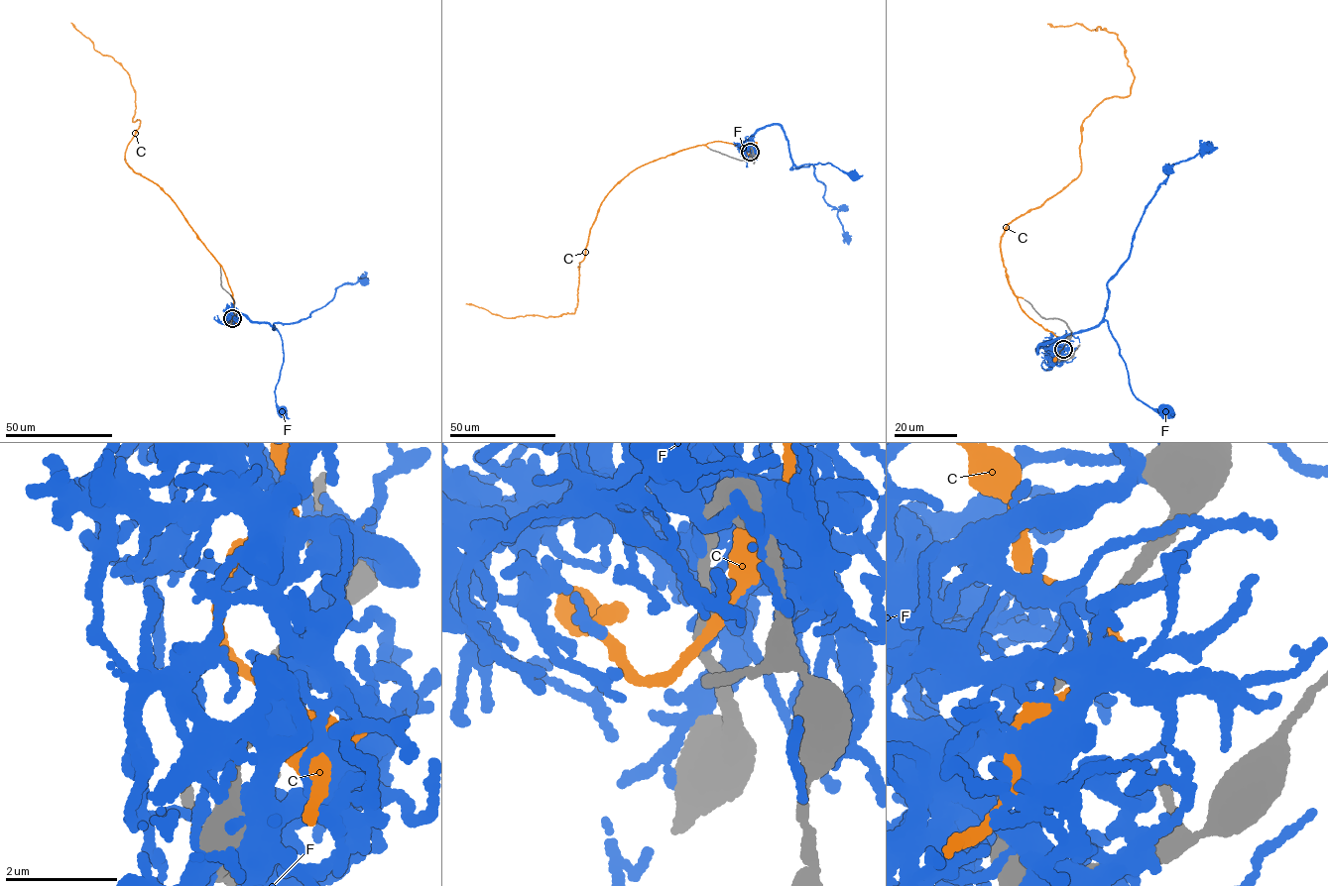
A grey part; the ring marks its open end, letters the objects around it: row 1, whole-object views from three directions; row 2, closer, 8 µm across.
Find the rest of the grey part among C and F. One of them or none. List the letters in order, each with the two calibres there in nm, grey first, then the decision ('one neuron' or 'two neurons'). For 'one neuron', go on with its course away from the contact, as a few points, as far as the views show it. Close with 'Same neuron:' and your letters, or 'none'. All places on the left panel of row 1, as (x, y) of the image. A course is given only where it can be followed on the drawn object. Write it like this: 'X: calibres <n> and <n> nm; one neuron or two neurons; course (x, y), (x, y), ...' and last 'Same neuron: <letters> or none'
C: calibres 180 and 220 nm; one neuron
F: calibres 180 and 190 nm; two neurons
Same neuron: C

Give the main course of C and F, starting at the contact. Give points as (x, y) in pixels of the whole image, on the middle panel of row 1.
C: (750, 153), (707, 143), (643, 165), (617, 183), (578, 263), (574, 312), (503, 317), (465, 303)
F: (750, 153), (747, 139), (765, 127), (779, 125), (797, 166), (828, 162), (853, 176)

